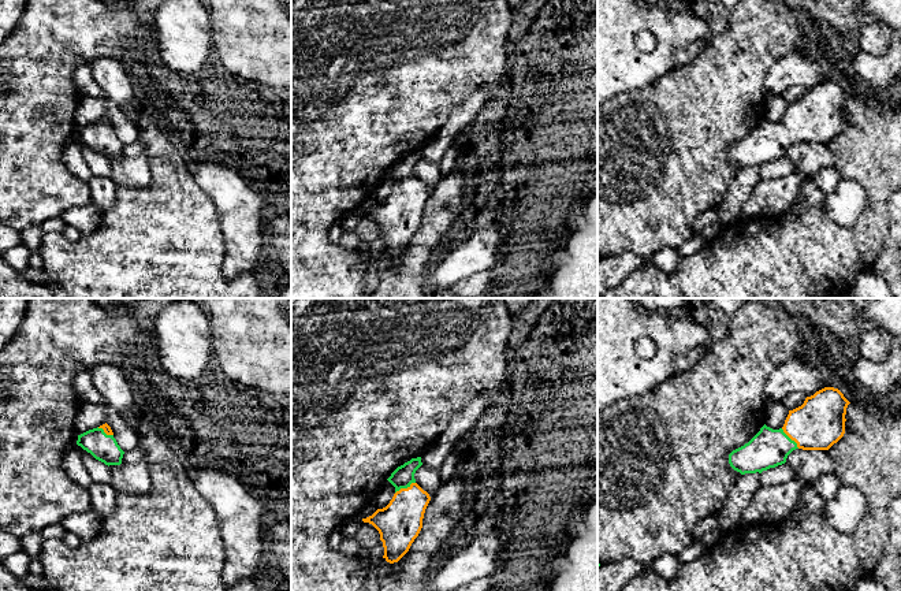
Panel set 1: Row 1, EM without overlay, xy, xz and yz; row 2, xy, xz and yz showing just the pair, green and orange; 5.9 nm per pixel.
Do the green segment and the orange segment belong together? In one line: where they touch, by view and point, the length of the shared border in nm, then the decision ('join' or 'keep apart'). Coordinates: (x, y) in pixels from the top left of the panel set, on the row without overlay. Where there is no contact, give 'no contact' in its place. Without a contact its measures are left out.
meets green in xz at (405, 181); contact 140 nm long; join

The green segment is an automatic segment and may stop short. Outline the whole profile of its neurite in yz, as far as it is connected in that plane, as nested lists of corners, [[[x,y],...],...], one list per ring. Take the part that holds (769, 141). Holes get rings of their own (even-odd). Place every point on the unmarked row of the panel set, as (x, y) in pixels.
[[[824,81],[807,90],[779,123],[766,118],[744,140],[729,148],[730,160],[745,167],[762,167],[786,156],[796,144],[829,144],[845,127],[845,108],[850,96],[834,81]]]

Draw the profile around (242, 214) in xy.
[[[215,161],[200,163],[193,178],[213,201],[224,241],[223,274],[235,278],[267,264],[269,207],[237,171]]]

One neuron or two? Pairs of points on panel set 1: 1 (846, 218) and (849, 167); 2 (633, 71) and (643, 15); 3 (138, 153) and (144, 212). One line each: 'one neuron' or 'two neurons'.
1: two neurons
2: one neuron
3: two neurons

